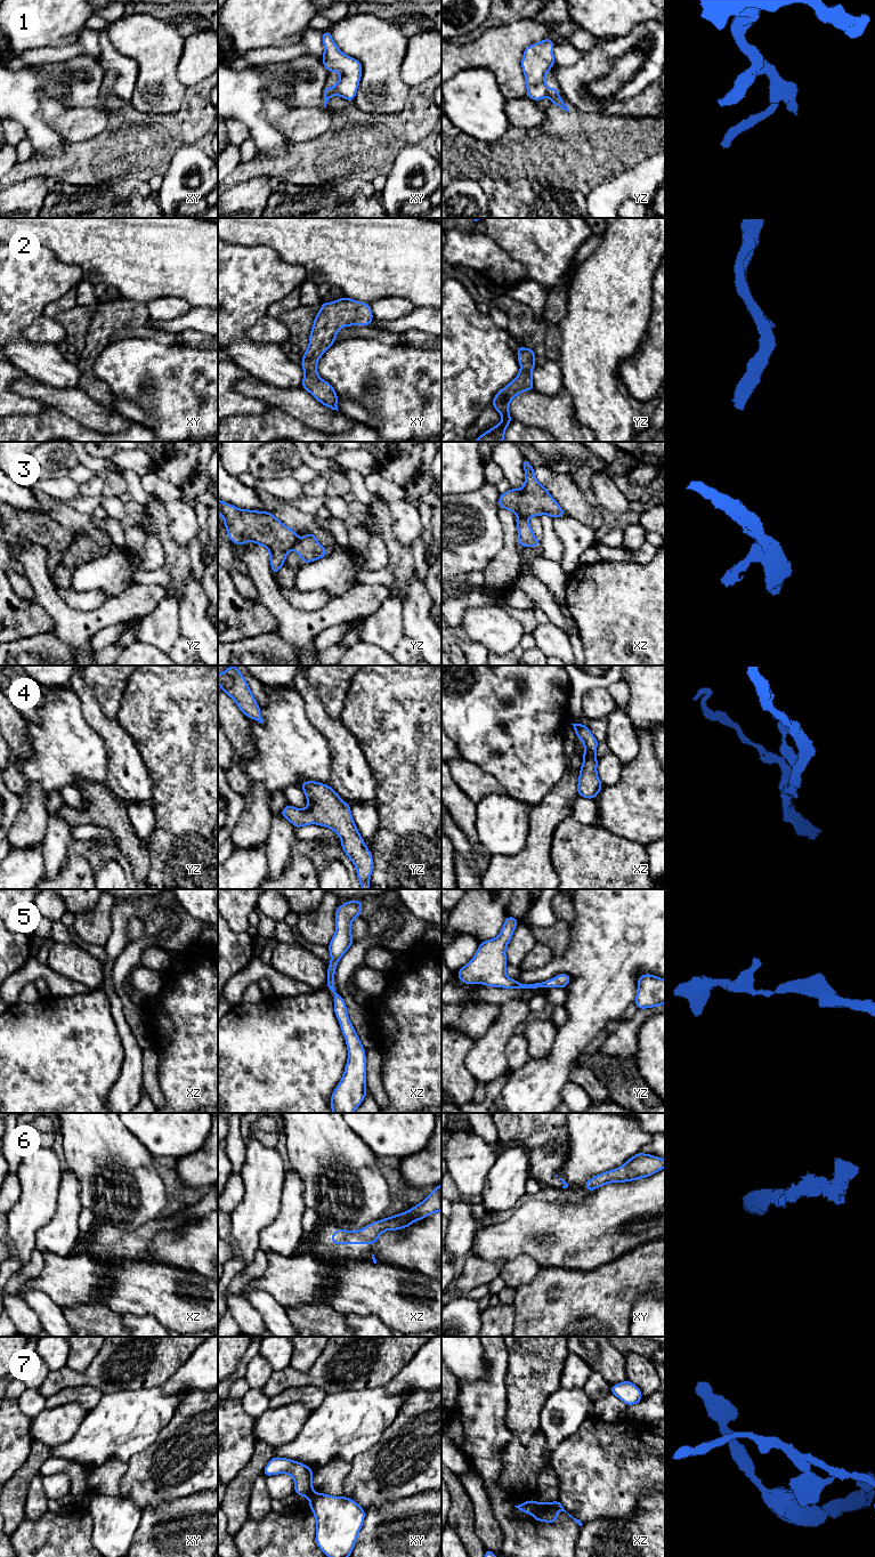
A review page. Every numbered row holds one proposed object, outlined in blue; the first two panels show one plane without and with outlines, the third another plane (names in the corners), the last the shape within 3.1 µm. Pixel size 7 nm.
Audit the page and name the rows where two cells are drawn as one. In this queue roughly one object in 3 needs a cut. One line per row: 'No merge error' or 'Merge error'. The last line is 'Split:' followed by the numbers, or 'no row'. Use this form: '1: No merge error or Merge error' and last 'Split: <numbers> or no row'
1: Merge error
2: No merge error
3: Merge error
4: No merge error
5: No merge error
6: No merge error
7: Merge error
Split: 1, 3, 7

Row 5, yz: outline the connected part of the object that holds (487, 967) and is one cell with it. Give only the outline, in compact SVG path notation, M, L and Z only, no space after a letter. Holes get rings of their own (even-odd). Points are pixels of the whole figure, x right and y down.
M515 917L504 919L503 928L496 938L479 943L479 947L469 963L457 970L459 979L463 984L484 984L503 989L537 989L561 987L565 989L572 981L568 974L559 974L550 981L535 984L520 984L517 979L510 979L505 975L508 960L505 949L512 938L519 920Z

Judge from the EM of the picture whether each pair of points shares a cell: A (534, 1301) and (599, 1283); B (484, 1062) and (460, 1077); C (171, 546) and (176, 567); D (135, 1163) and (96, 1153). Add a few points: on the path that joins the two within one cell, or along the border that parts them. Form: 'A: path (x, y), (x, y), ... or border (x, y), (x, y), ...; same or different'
A: path (550, 1306), (576, 1306), (583, 1299); same
B: border (472, 1045), (464, 1059), (464, 1065), (477, 1082); different
C: path (172, 551), (176, 562); same
D: path (126, 1163), (119, 1162), (113, 1156), (105, 1156); same

